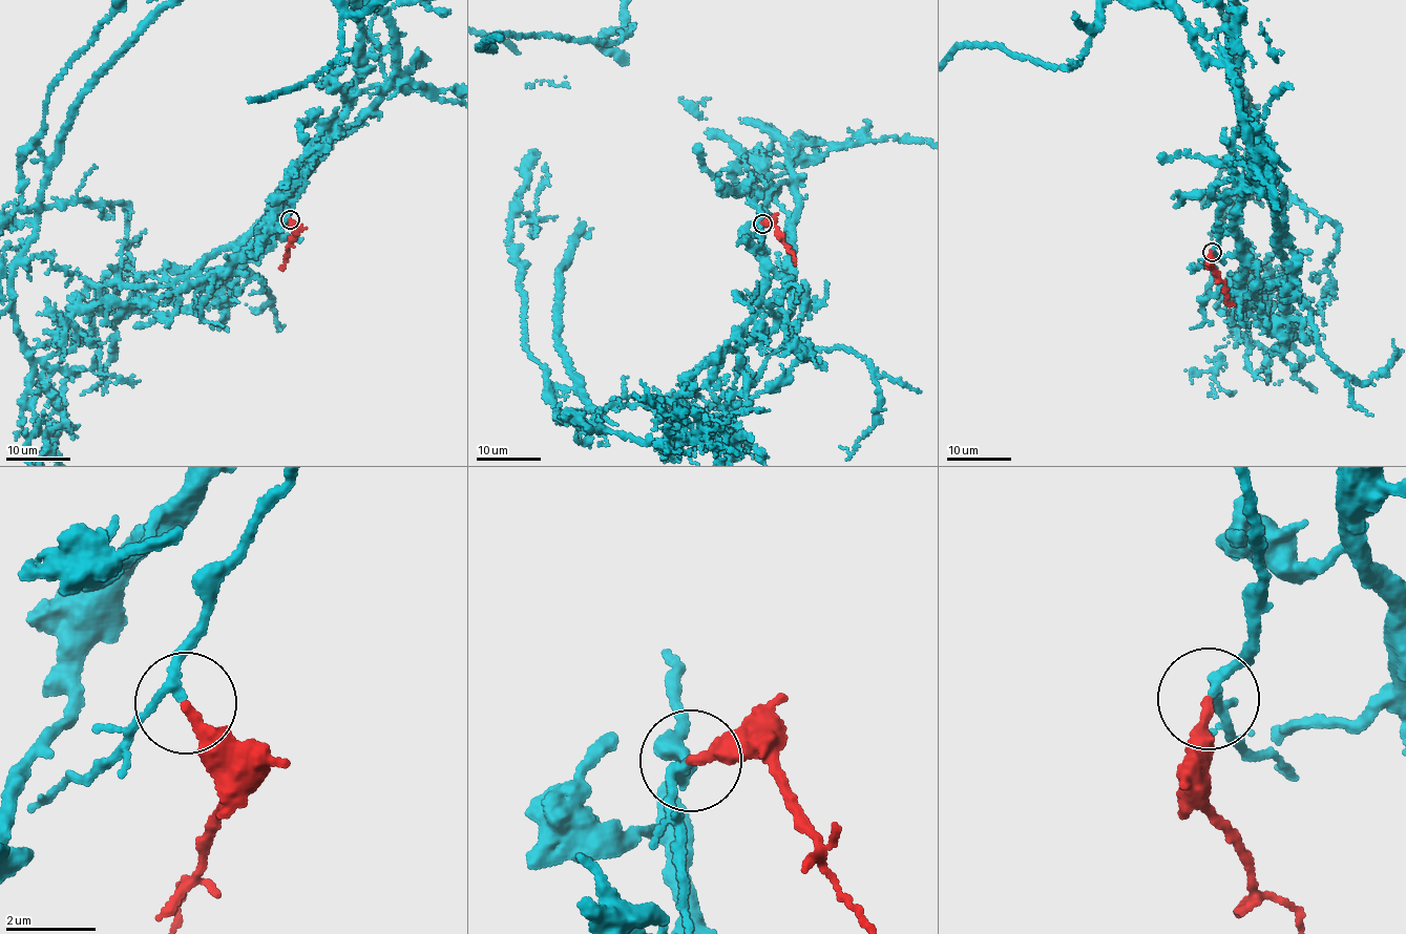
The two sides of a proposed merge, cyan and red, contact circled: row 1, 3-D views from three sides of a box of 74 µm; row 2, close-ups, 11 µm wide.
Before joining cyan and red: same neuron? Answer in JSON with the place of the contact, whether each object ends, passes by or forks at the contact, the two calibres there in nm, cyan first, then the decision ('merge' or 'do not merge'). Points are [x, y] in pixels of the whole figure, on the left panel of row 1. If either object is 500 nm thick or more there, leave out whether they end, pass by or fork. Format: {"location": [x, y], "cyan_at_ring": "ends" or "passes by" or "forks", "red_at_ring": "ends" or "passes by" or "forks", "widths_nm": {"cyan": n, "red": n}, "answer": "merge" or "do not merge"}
{"location": [290, 219], "cyan_at_ring": "passes by", "red_at_ring": "ends", "widths_nm": {"cyan": 180, "red": 240}, "answer": "merge"}

